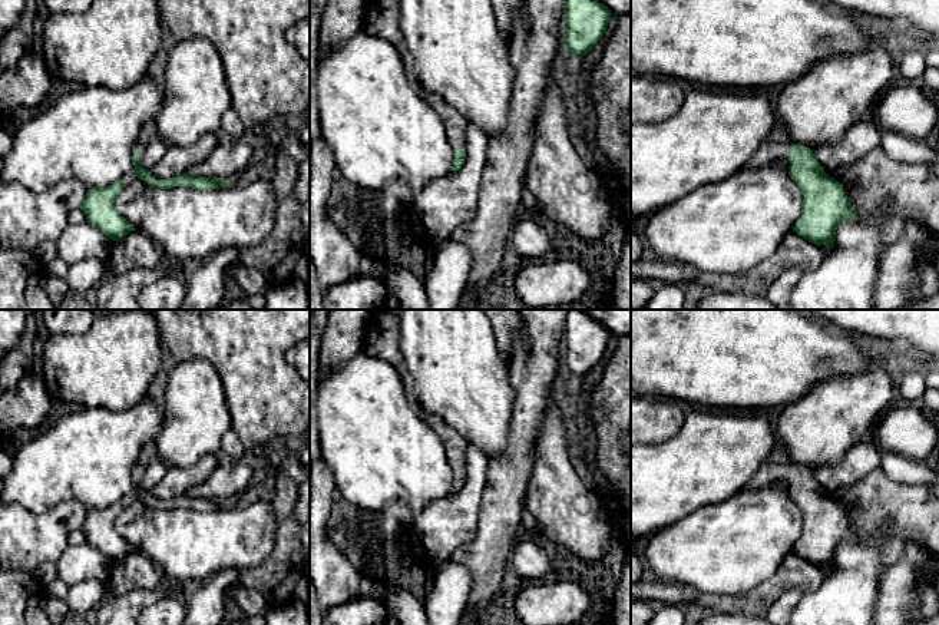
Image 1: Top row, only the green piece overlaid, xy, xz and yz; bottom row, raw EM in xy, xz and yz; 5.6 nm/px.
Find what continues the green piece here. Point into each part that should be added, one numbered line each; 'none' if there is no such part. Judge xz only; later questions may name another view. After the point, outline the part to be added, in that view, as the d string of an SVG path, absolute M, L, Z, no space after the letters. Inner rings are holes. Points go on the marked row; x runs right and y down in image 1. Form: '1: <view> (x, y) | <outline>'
1: xz (455, 123) | M420 90L420 96L437 112L442 118L447 139L454 149L464 148L466 119L457 109L450 106L442 96Z

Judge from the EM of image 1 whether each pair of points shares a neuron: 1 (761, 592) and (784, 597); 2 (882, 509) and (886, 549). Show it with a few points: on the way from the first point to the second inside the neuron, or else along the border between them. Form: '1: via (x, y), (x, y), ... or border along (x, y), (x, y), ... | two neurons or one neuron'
1: border along (779, 594), (767, 609) | two neurons
2: border along (889, 533), (903, 541) | two neurons

